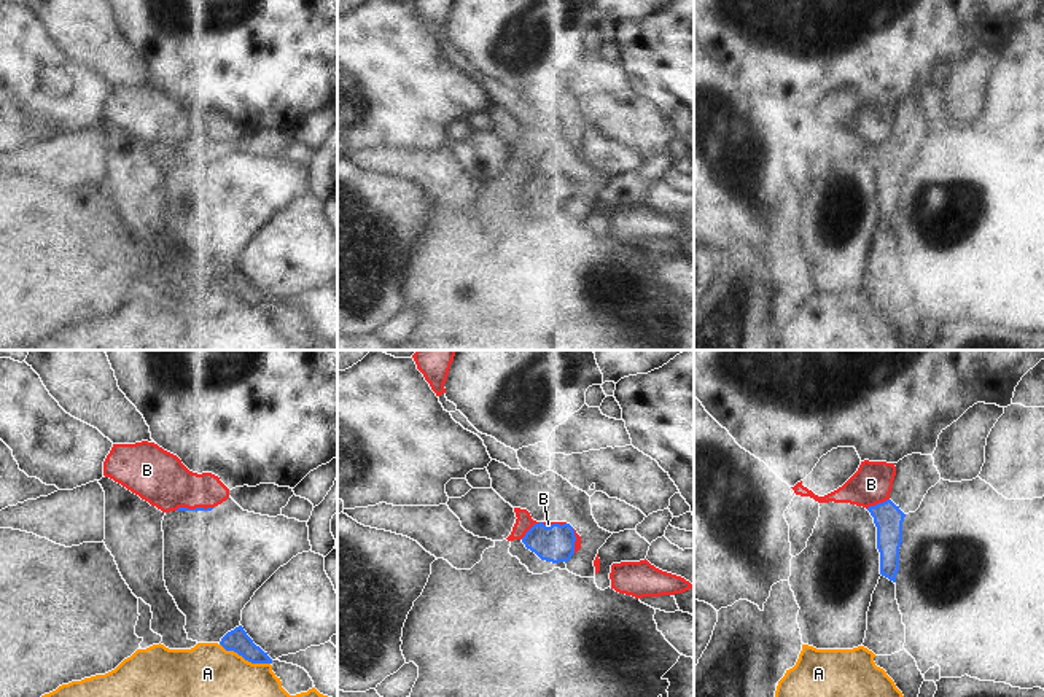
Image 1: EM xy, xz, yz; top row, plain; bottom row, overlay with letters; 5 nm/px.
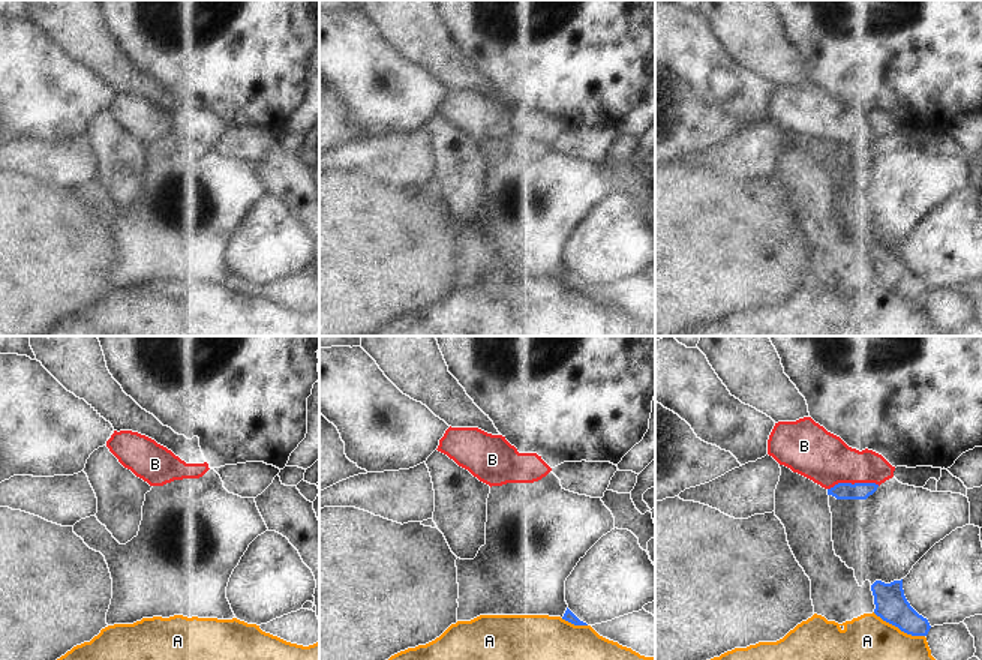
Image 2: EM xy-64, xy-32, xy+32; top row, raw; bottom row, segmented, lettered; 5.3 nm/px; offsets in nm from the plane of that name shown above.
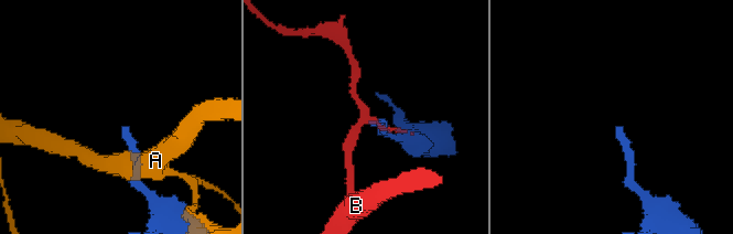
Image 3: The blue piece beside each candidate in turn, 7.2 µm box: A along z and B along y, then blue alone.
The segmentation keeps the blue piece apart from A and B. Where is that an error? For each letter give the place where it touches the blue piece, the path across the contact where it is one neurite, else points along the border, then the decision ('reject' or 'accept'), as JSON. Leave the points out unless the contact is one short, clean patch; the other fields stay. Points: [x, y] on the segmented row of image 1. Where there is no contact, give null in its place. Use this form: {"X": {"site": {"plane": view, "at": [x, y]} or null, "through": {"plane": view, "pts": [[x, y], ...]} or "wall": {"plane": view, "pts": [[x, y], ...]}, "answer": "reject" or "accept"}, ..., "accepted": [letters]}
{"A": {"site": {"plane": "xy", "at": [245, 659]}, "answer": "reject"}, "B": {"site": {"plane": "yz", "at": [879, 503]}, "wall": {"plane": "yz", "pts": [[888, 498], [866, 508]]}, "answer": "reject"}, "accepted": []}

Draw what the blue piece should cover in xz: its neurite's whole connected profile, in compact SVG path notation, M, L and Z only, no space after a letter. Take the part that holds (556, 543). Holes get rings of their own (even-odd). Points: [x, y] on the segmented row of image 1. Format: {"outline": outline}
{"outline": "M535 524L522 539L511 541L509 554L517 557L533 574L549 573L554 568L567 570L575 554L575 530L570 524Z"}

